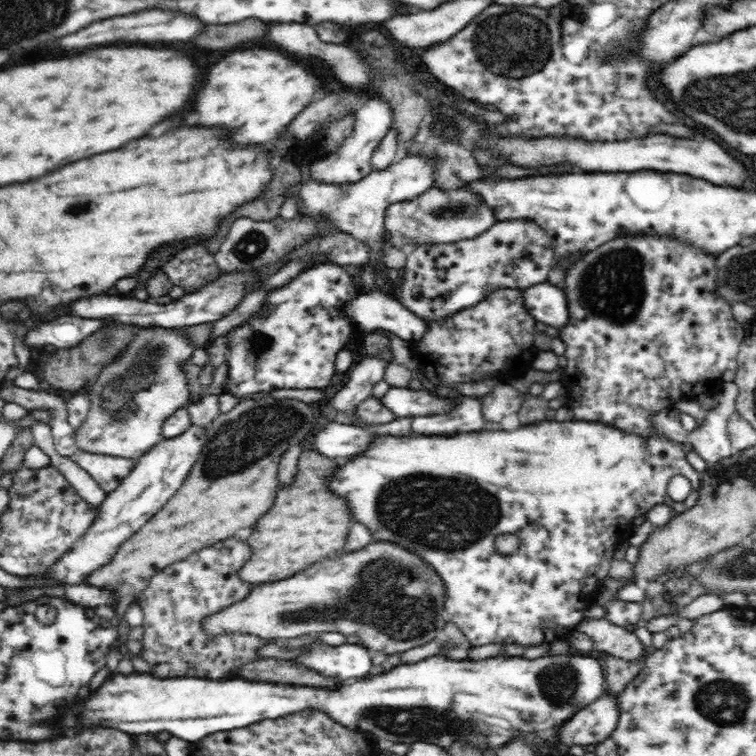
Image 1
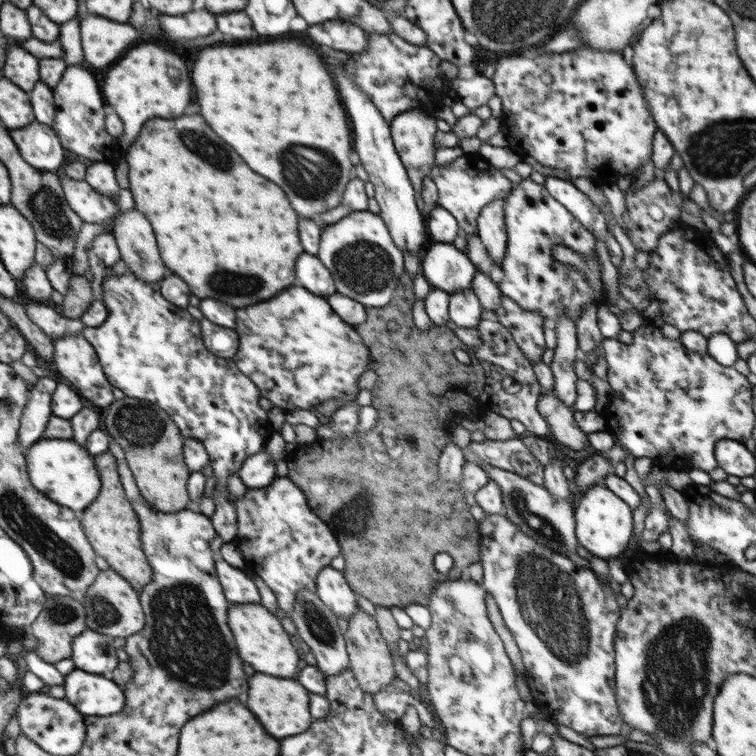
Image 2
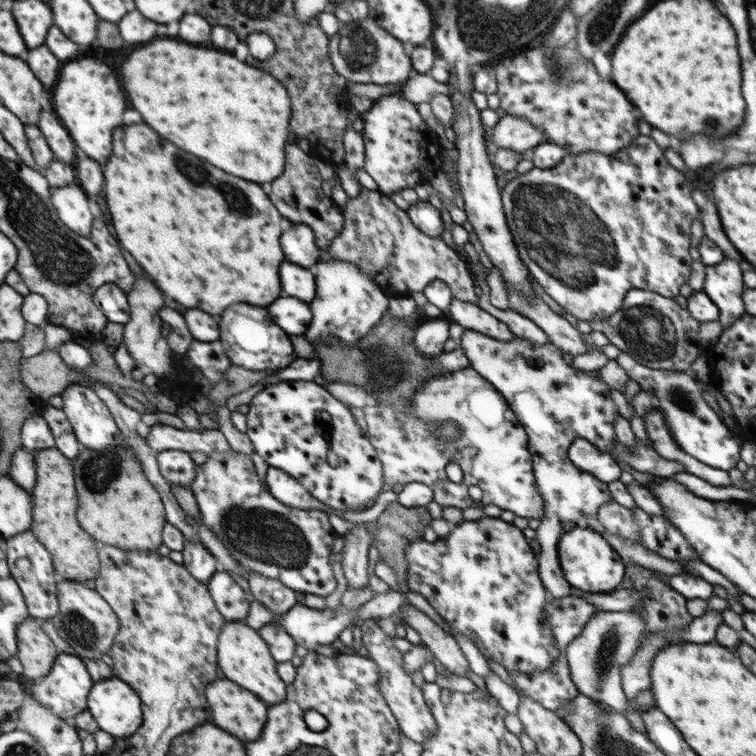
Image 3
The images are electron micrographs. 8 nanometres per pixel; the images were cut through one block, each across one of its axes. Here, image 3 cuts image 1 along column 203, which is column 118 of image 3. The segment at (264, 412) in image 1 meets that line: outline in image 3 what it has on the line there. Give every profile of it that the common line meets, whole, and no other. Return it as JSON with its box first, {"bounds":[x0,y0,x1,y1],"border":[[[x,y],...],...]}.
{"bounds":[73,438,166,551],"border":[[[124,438],[119,447],[111,447],[108,450],[90,450],[82,447],[79,456],[73,459],[74,480],[76,480],[76,492],[78,494],[78,522],[84,526],[96,542],[119,547],[124,551],[148,550],[154,551],[163,544],[162,531],[166,524],[164,504],[160,495],[155,490],[144,474],[140,460]]]}

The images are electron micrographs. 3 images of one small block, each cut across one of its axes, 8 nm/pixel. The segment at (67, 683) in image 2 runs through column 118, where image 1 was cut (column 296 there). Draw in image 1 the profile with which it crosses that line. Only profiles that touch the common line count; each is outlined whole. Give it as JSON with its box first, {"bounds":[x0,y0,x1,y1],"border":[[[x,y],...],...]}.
{"bounds":[64,653,605,752],"border":[[[569,653],[550,655],[536,659],[497,655],[488,660],[446,660],[446,657],[428,656],[420,662],[398,666],[380,676],[362,675],[356,684],[342,686],[340,690],[316,689],[300,686],[278,686],[264,681],[250,681],[246,678],[210,679],[182,675],[178,678],[158,678],[150,673],[112,674],[98,690],[86,700],[79,700],[73,706],[68,720],[64,720],[66,730],[76,730],[74,726],[109,725],[129,735],[156,735],[170,732],[172,735],[191,742],[202,740],[205,736],[220,731],[242,729],[243,726],[259,723],[264,719],[275,719],[289,714],[314,709],[326,713],[332,721],[364,734],[371,733],[376,739],[392,741],[398,744],[410,744],[416,739],[426,739],[440,744],[446,751],[452,742],[469,742],[481,751],[512,742],[514,736],[525,736],[534,732],[540,744],[546,744],[550,750],[558,752],[558,745],[549,740],[549,732],[554,726],[566,722],[575,711],[595,702],[605,692],[605,672],[596,656]]]}

